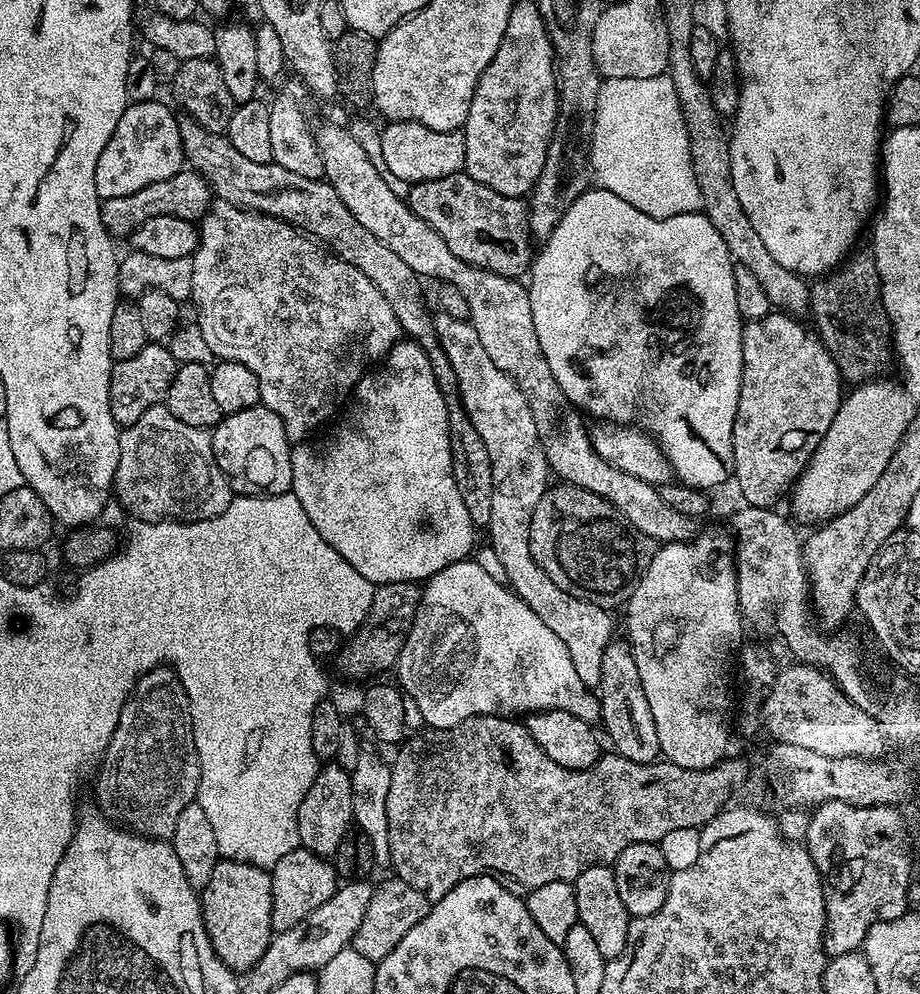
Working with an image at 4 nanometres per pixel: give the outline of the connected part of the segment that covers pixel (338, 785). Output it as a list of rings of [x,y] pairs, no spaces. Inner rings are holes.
[[[328,762],[317,771],[310,790],[298,806],[298,834],[300,847],[315,856],[335,857],[344,836],[353,827],[352,818],[352,774],[335,762]]]

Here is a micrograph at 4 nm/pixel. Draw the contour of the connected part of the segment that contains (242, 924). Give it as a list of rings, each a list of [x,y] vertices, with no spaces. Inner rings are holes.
[[[221,859],[214,866],[214,874],[210,874],[210,882],[199,889],[200,913],[206,926],[206,934],[214,946],[214,954],[222,960],[232,972],[244,974],[253,968],[266,954],[268,944],[274,935],[272,931],[272,874],[267,868],[259,868],[246,862]]]

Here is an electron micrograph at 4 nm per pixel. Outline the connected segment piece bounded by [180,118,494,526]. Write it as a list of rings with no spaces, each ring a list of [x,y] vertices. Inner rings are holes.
[[[190,118],[180,120],[180,133],[185,161],[208,181],[219,199],[239,208],[262,212],[265,216],[277,216],[293,228],[299,228],[327,248],[333,256],[362,270],[362,274],[366,274],[366,278],[370,278],[370,282],[382,290],[386,302],[390,302],[390,310],[394,310],[398,318],[401,333],[420,344],[428,355],[434,378],[443,390],[444,401],[449,406],[450,450],[458,494],[466,505],[473,524],[487,526],[490,522],[490,497],[494,495],[490,456],[486,454],[474,424],[460,407],[450,358],[446,358],[440,348],[433,313],[428,313],[428,308],[424,305],[424,292],[420,289],[421,277],[412,272],[410,266],[406,266],[406,262],[402,262],[402,258],[390,250],[390,246],[382,246],[382,242],[378,242],[378,238],[374,238],[374,234],[370,234],[370,230],[366,230],[366,226],[362,226],[362,222],[358,222],[358,218],[346,210],[346,202],[342,202],[342,198],[338,198],[338,194],[334,194],[334,190],[324,180],[302,178],[302,174],[282,170],[282,166],[273,163],[250,162],[250,158],[245,158],[240,151],[234,150],[234,146],[230,146],[227,135],[206,130]]]

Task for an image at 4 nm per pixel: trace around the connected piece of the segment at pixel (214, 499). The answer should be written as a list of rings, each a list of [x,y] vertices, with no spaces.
[[[156,404],[150,410],[146,410],[146,414],[142,414],[142,418],[138,418],[138,422],[127,425],[120,434],[120,453],[118,454],[118,470],[116,471],[116,479],[114,481],[114,496],[120,499],[120,504],[126,511],[136,520],[209,520],[218,514],[222,514],[222,510],[226,510],[226,506],[230,506],[230,502],[234,499],[232,487],[228,485],[228,479],[222,474],[222,470],[218,466],[218,462],[214,458],[214,450],[212,449],[212,433],[207,428],[199,428],[198,426],[186,426],[186,422],[178,422],[178,418],[174,418],[174,414],[170,414],[163,404]]]

